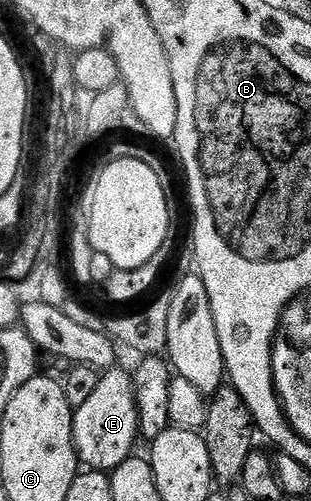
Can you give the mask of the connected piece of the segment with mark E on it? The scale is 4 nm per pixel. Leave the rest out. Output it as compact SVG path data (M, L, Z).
M111 368L101 375L96 392L74 411L74 447L83 467L113 472L124 460L135 453L134 445L140 442L138 409L134 395L134 379L119 368Z

